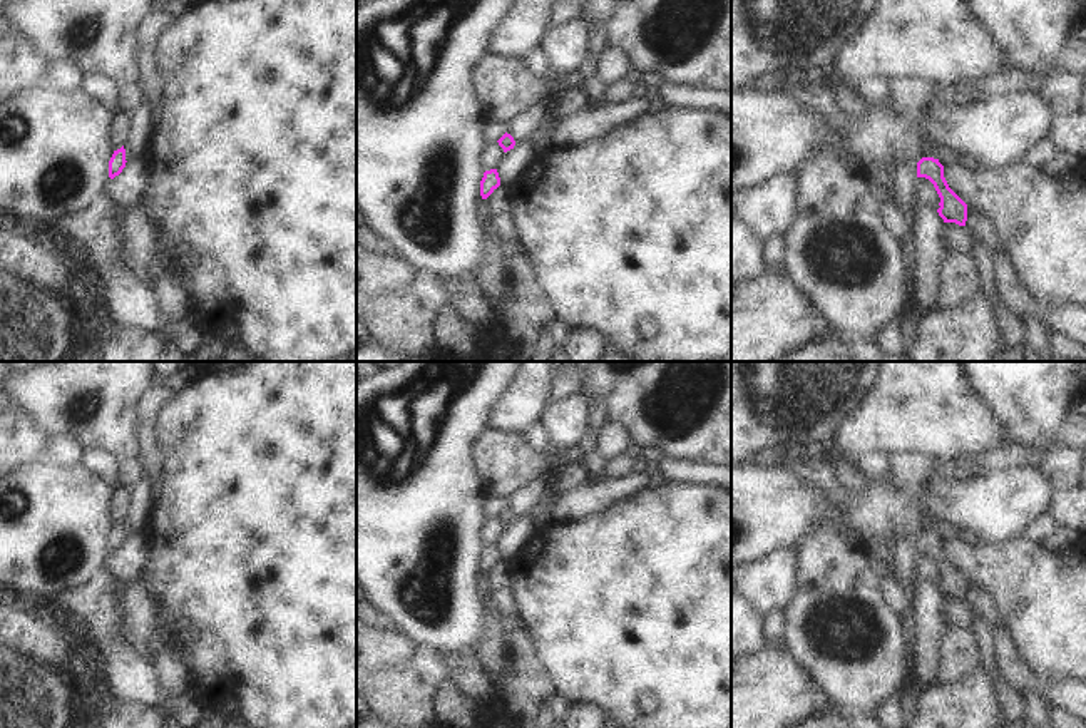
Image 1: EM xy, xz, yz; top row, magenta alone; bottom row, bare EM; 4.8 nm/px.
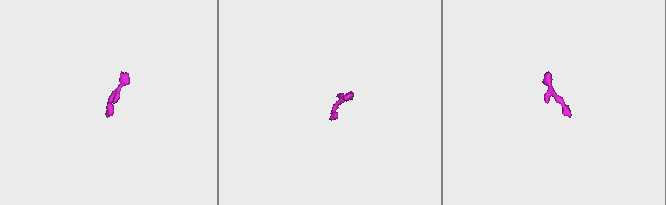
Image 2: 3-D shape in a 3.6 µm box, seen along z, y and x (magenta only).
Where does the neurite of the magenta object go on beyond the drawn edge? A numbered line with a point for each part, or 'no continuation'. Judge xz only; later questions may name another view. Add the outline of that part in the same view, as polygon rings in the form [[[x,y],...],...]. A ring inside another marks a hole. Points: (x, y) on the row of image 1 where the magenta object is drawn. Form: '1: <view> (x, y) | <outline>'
no continuation

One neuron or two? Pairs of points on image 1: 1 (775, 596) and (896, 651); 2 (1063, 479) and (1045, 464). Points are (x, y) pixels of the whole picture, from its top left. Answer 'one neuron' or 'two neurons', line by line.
1: two neurons
2: one neuron

